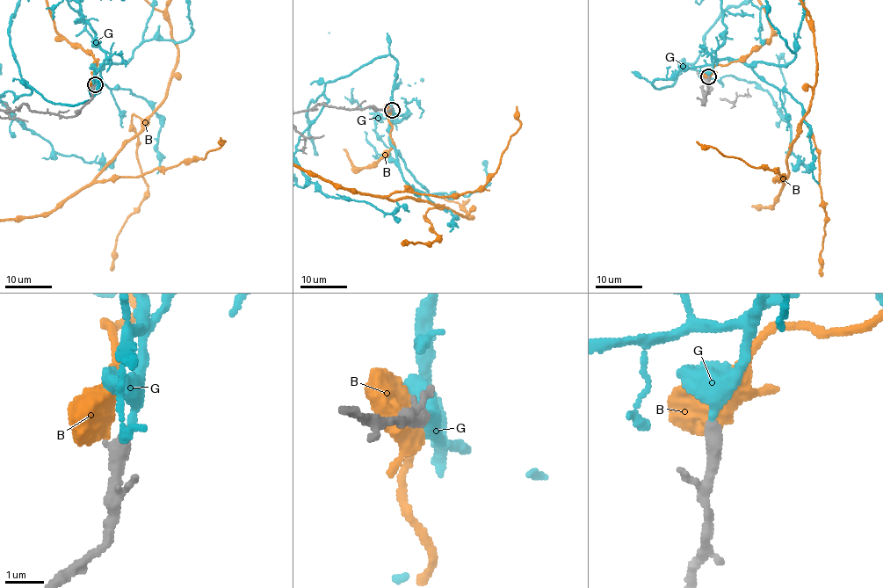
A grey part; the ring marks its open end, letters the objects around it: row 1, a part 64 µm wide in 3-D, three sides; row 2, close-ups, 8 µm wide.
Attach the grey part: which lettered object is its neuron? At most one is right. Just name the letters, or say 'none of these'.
G

